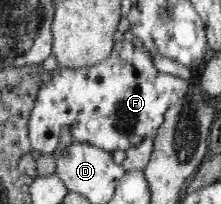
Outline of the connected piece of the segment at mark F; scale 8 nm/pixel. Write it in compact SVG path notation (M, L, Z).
M122 40L115 43L112 54L106 60L83 71L64 67L54 69L52 79L38 91L37 101L30 112L29 141L34 154L50 155L56 152L62 125L69 127L73 142L88 142L110 153L116 150L126 152L146 139L153 139L165 120L165 114L188 92L191 81L161 73L152 61L152 54L146 48L134 47L130 41Z

